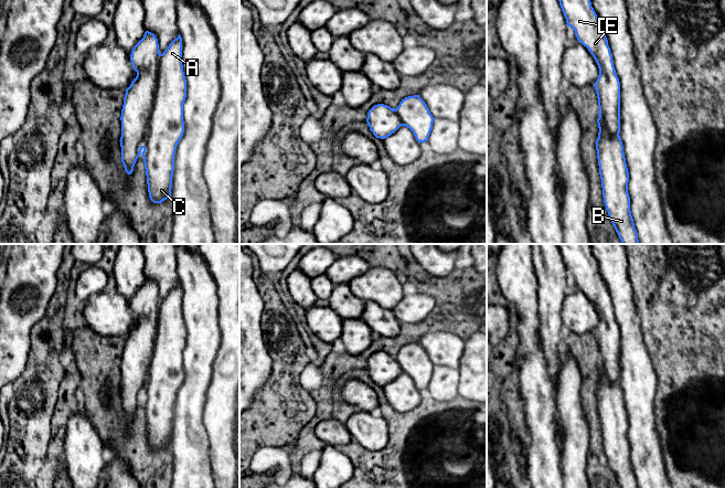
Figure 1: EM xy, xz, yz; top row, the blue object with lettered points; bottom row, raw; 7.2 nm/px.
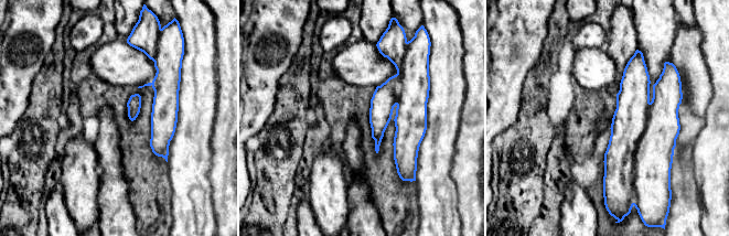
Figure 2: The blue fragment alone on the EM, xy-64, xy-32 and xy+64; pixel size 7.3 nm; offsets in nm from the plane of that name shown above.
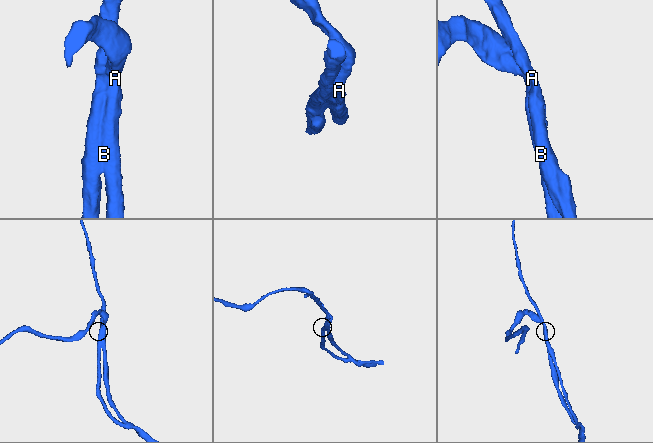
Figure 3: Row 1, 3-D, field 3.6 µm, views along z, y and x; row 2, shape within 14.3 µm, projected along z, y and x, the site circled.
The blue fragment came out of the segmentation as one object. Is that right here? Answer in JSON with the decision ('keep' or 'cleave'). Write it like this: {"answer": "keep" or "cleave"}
{"answer": "keep"}

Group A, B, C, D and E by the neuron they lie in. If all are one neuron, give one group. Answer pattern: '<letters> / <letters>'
A B C D E

